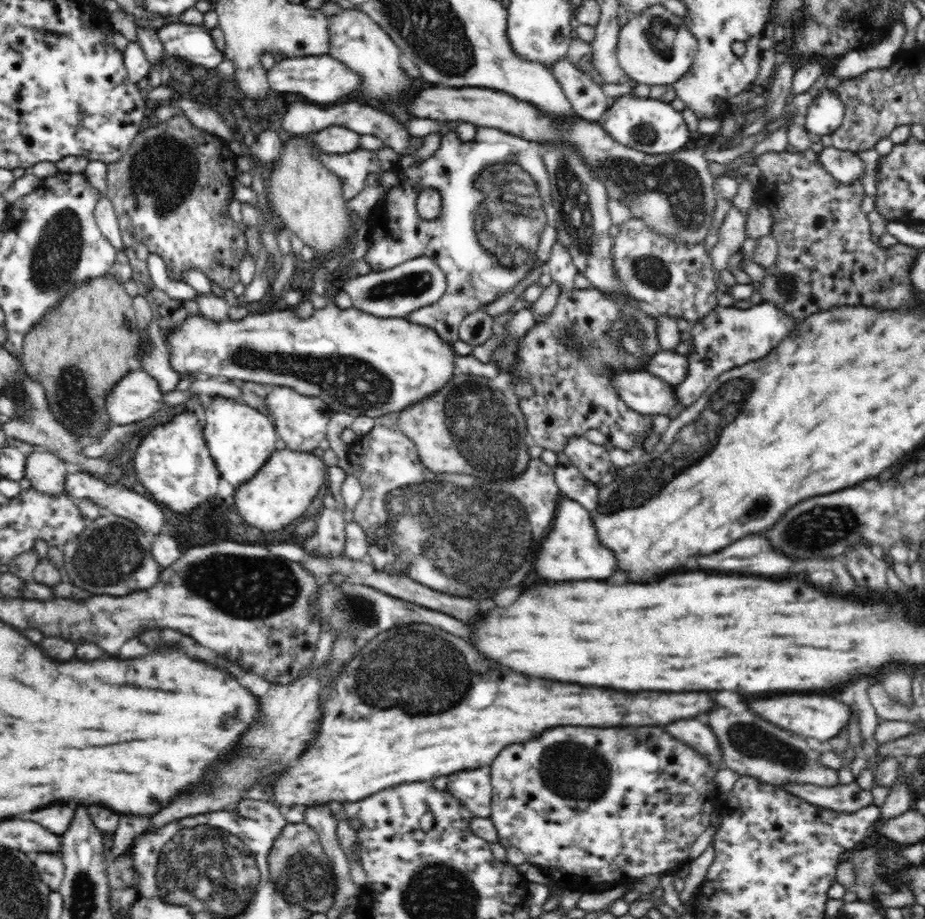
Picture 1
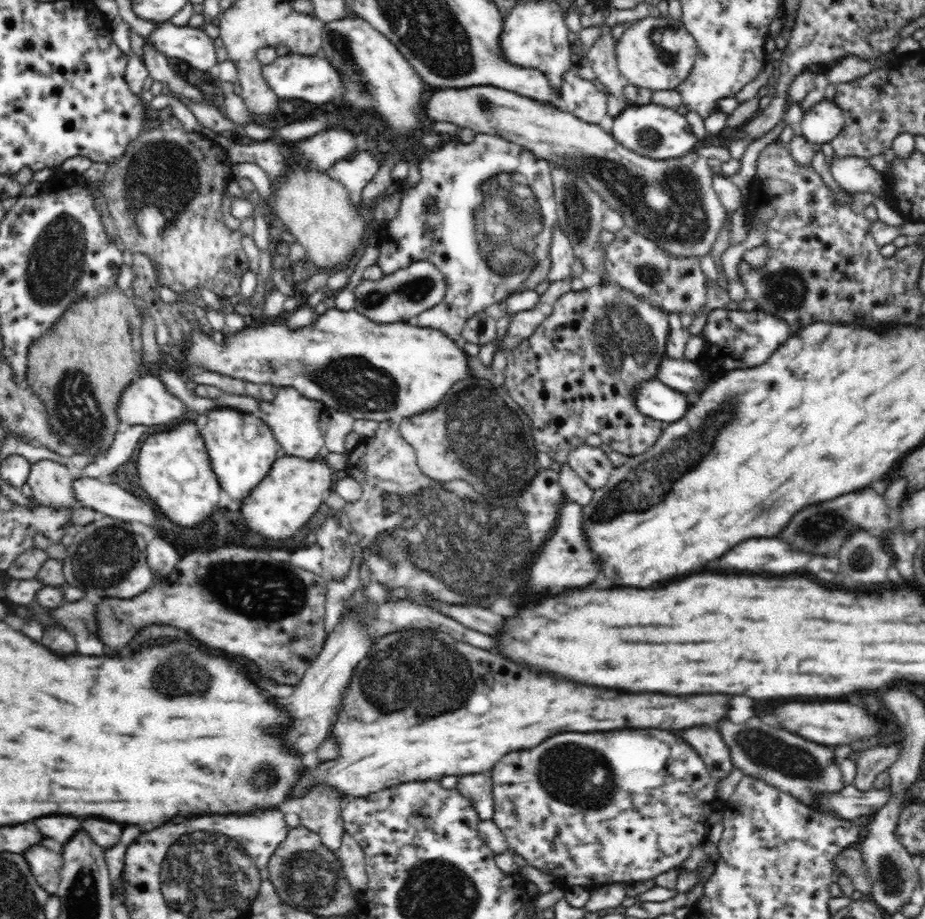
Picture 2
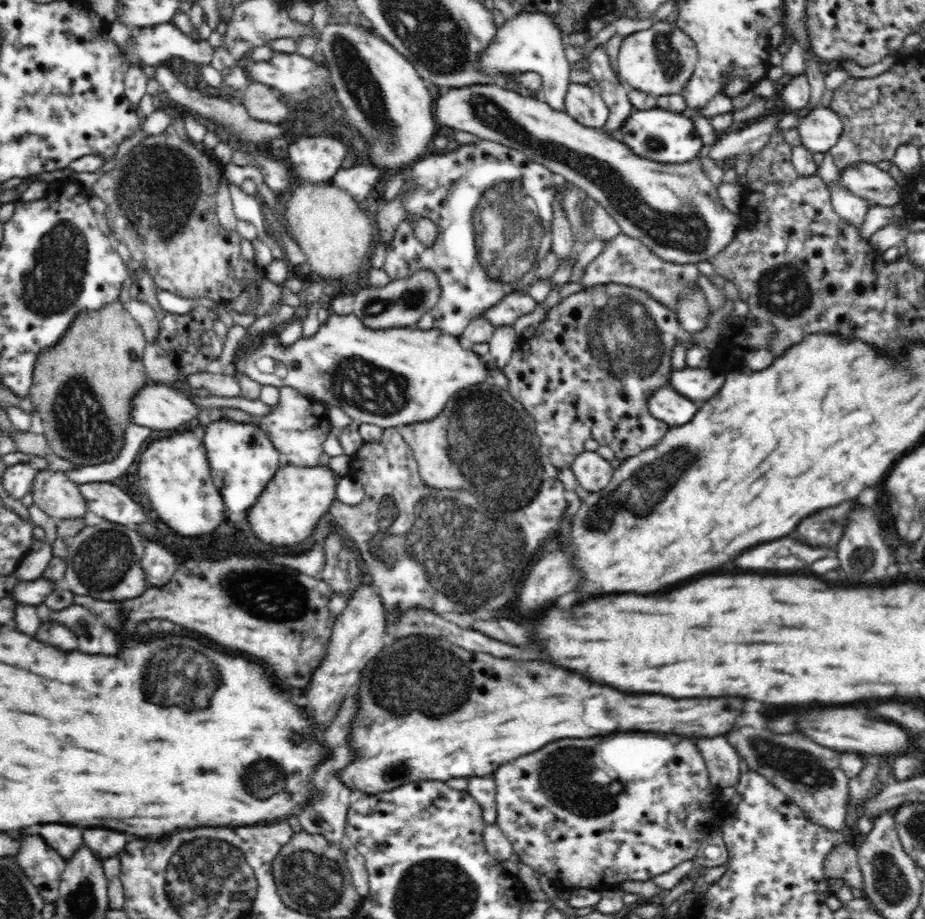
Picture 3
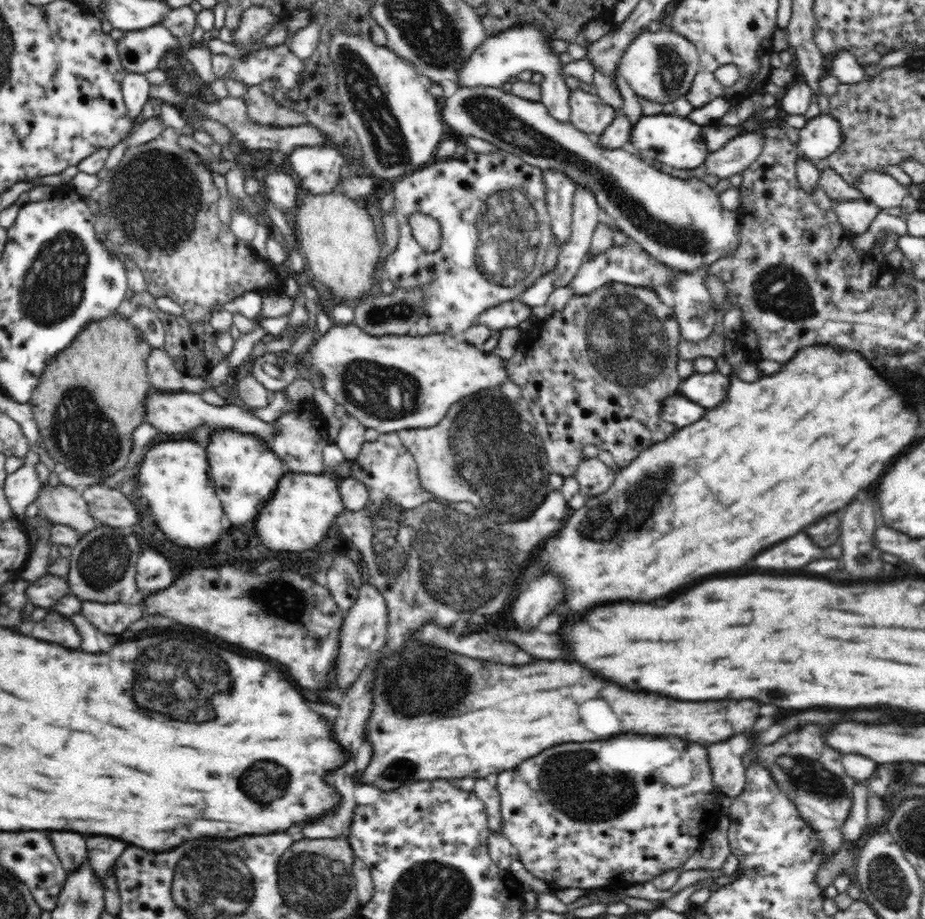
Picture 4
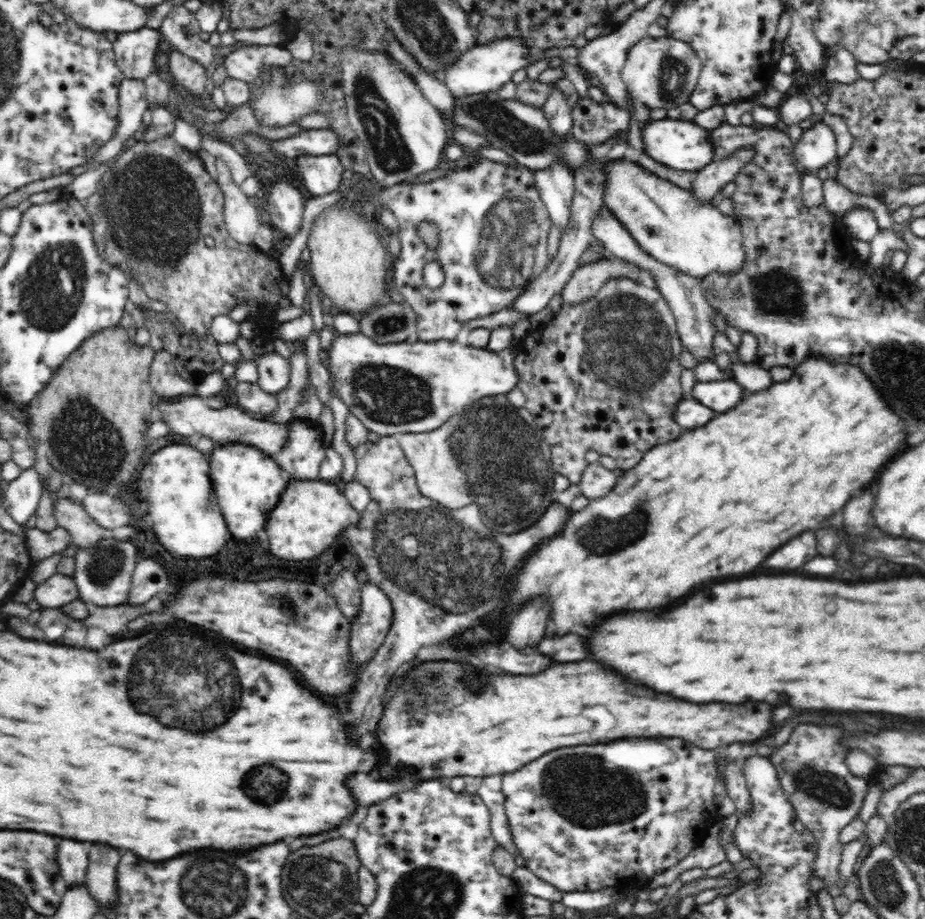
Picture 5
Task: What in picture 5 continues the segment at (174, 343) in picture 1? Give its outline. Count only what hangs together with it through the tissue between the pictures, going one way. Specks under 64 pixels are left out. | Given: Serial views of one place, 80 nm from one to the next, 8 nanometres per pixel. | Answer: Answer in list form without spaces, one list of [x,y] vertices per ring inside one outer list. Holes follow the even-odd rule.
[[[362,332],[358,334],[337,334],[334,335],[333,345],[328,350],[324,350],[329,356],[329,370],[331,370],[331,376],[334,376],[333,390],[348,406],[350,413],[356,418],[359,418],[364,426],[370,432],[376,432],[380,437],[392,436],[397,434],[418,434],[420,432],[430,432],[430,430],[436,430],[440,428],[448,418],[452,418],[454,414],[465,414],[464,410],[470,408],[474,402],[484,398],[486,396],[498,396],[498,394],[504,396],[514,390],[518,386],[518,373],[514,369],[514,350],[508,348],[505,352],[489,351],[487,348],[476,348],[474,346],[460,345],[454,340],[434,340],[434,342],[424,342],[419,340],[418,342],[390,342],[390,344],[381,344],[374,342],[372,338],[368,338]],[[278,353],[263,354],[257,360],[257,384],[268,393],[281,392],[289,384],[290,370],[290,363]]]

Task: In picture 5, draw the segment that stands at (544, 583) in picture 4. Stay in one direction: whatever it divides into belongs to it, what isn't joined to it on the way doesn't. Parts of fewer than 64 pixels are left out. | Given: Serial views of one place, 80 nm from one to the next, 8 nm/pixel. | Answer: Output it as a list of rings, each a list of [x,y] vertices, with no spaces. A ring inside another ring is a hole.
[[[542,600],[528,602],[510,620],[510,630],[506,638],[508,644],[520,652],[536,648],[540,640],[546,636],[546,618],[548,618],[548,606]]]

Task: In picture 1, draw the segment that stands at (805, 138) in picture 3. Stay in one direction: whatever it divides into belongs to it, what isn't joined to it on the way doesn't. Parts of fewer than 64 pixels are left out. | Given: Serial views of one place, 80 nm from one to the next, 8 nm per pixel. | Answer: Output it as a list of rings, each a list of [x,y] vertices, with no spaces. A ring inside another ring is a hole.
[[[824,88],[810,102],[803,125],[810,134],[816,134],[820,137],[824,134],[831,135],[842,124],[844,114],[845,106],[835,91]]]

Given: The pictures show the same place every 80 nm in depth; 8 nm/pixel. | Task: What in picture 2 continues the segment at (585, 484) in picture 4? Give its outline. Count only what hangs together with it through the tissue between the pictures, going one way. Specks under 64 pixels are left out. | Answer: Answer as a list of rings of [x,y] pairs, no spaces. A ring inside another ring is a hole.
[[[585,442],[578,444],[570,452],[568,463],[580,479],[594,491],[608,483],[611,472],[615,469],[608,455],[600,447],[587,445]]]

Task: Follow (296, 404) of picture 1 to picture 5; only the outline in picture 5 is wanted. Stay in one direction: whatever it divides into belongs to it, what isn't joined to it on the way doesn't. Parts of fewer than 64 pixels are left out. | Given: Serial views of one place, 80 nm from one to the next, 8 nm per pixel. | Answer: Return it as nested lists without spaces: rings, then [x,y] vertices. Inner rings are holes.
[[[291,419],[287,424],[290,434],[286,438],[286,444],[273,458],[291,479],[318,480],[327,444],[319,432],[317,421]]]

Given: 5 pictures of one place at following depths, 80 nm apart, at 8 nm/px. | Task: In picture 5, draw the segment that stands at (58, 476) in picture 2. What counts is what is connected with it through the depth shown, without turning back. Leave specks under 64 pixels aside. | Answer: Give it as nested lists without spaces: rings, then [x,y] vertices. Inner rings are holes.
[[[72,498],[53,502],[53,520],[58,523],[58,527],[65,528],[70,533],[72,544],[77,549],[92,549],[95,545],[98,545],[105,530],[86,513],[83,504],[72,501]]]

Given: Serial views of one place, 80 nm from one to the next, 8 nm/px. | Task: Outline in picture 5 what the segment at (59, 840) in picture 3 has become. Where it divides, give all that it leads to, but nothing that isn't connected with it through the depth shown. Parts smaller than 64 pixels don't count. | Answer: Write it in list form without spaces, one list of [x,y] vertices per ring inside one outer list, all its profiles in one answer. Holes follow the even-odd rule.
[[[66,838],[60,840],[57,861],[67,886],[85,884],[88,848],[90,848],[90,844],[86,844],[86,842],[76,842],[76,840],[66,840]]]

